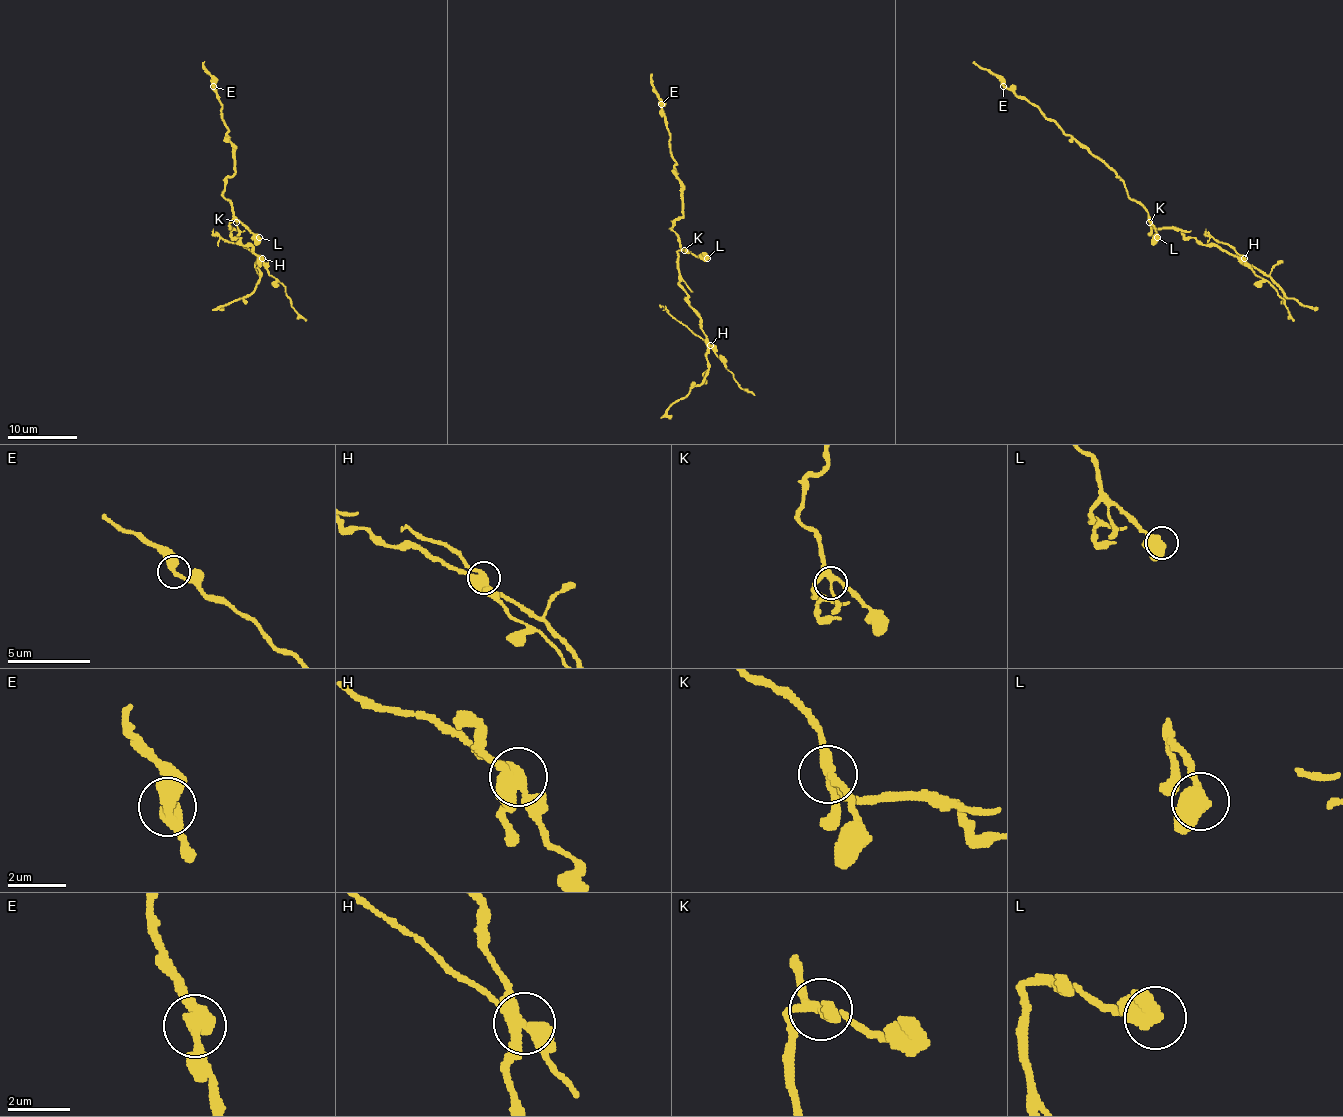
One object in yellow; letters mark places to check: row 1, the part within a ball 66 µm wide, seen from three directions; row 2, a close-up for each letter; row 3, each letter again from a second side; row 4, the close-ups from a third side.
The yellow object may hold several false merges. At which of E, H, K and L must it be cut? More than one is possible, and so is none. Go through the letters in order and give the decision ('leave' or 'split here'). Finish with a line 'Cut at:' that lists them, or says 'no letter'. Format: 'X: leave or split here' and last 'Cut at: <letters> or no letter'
E: leave
H: split here
K: leave
L: leave
Cut at: H

